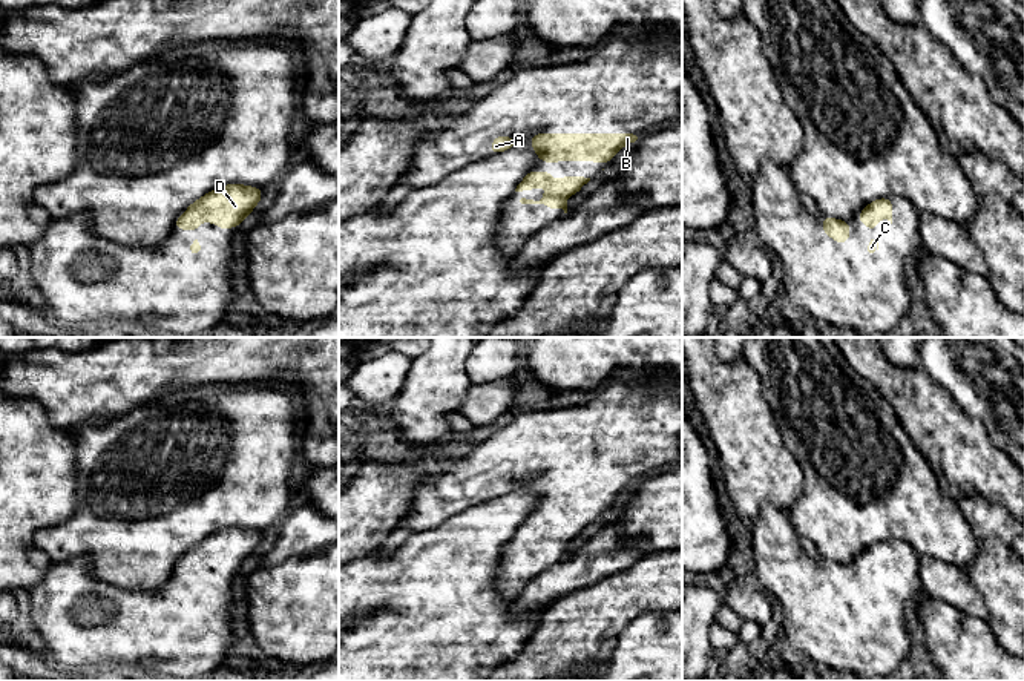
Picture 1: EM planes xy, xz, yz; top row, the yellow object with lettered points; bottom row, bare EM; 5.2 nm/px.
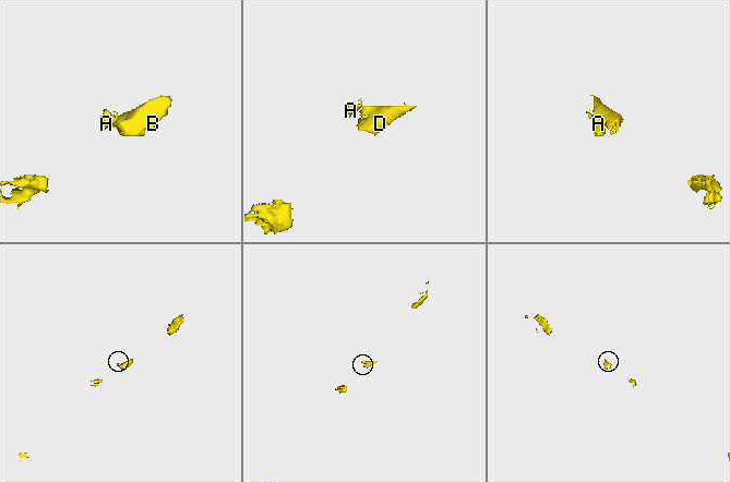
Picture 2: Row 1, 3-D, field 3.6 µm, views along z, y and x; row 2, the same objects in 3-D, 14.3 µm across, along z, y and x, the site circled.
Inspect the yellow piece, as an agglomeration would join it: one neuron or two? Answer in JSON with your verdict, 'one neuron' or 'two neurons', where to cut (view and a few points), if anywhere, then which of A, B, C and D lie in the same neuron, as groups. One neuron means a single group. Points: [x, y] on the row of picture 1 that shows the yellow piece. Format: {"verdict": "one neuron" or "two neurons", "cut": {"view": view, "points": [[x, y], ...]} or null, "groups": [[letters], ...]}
{"verdict": "one neuron", "cut": null, "groups": [["A", "B", "C", "D"]]}

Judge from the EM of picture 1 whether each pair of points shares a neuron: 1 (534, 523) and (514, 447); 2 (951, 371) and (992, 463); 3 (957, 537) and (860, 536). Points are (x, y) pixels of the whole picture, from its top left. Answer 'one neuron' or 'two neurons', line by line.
1: one neuron
2: two neurons
3: one neuron

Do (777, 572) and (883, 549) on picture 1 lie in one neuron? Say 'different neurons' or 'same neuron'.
same neuron

